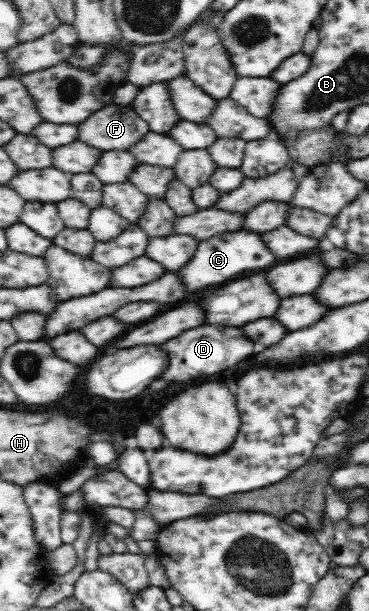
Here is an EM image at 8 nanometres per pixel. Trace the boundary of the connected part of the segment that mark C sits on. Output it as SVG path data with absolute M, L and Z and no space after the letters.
M243 229L217 234L207 240L199 241L193 258L190 258L187 264L183 265L181 270L177 270L175 274L181 278L183 286L189 292L195 292L195 290L207 288L207 286L215 286L215 284L224 285L241 274L267 270L278 263L279 258L270 252L261 238L260 232Z

